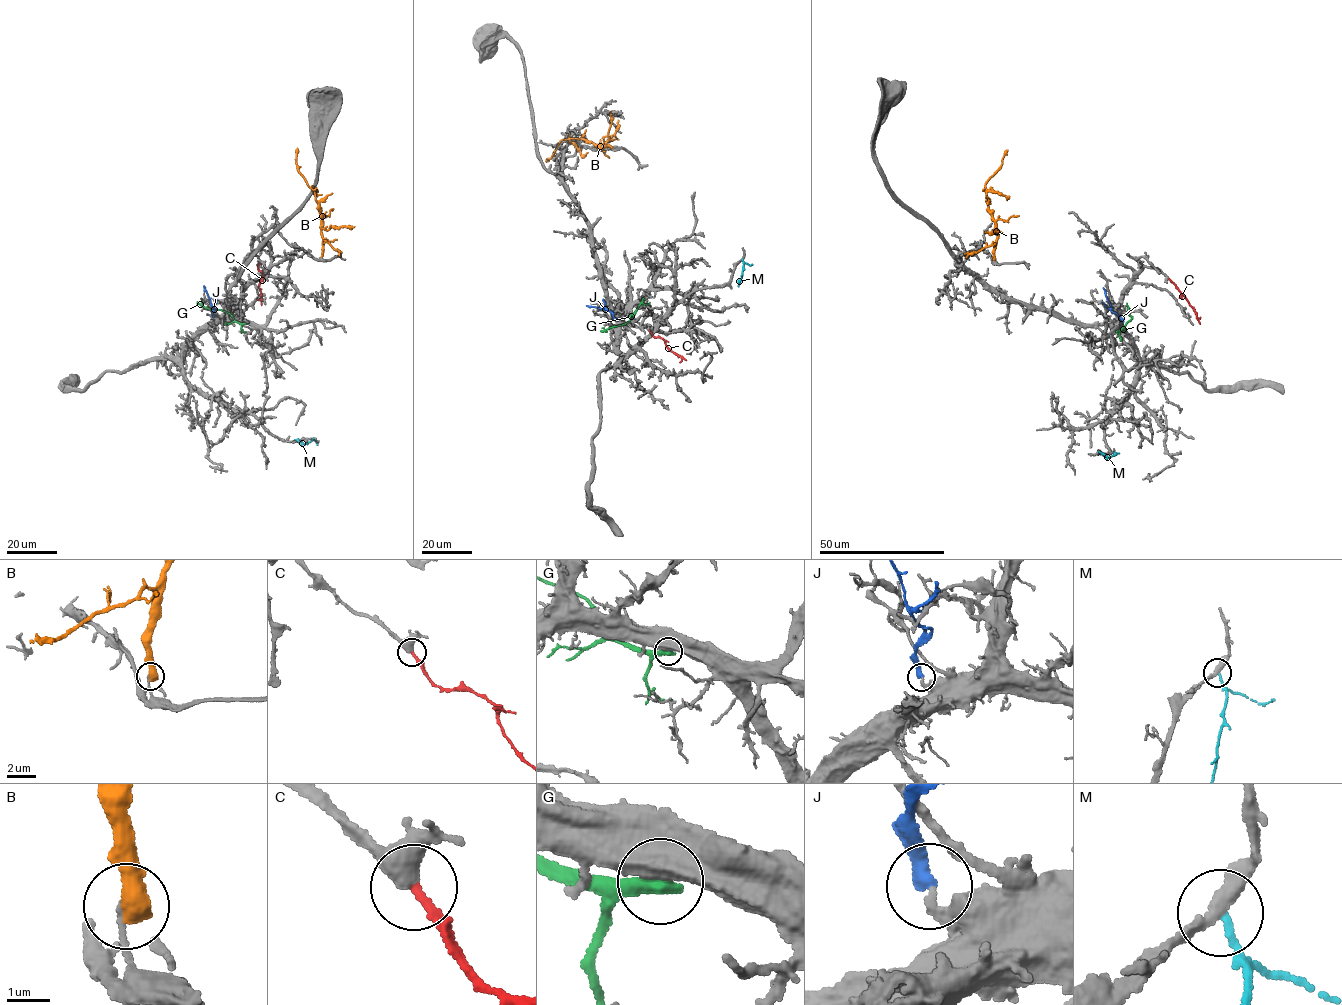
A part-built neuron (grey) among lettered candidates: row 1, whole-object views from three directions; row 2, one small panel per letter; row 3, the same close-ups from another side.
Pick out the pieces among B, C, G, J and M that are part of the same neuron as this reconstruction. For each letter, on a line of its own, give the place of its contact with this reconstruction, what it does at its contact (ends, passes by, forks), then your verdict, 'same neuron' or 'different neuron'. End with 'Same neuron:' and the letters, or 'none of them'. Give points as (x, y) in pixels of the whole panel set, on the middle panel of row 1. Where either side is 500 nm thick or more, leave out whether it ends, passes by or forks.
B: (611, 147) | different neuron
C: (649, 330) | it ends | same neuron
G: (643, 298) | different neuron
J: (618, 319) | it ends | different neuron
M: (742, 259) | it ends | different neuron
Same neuron: C

